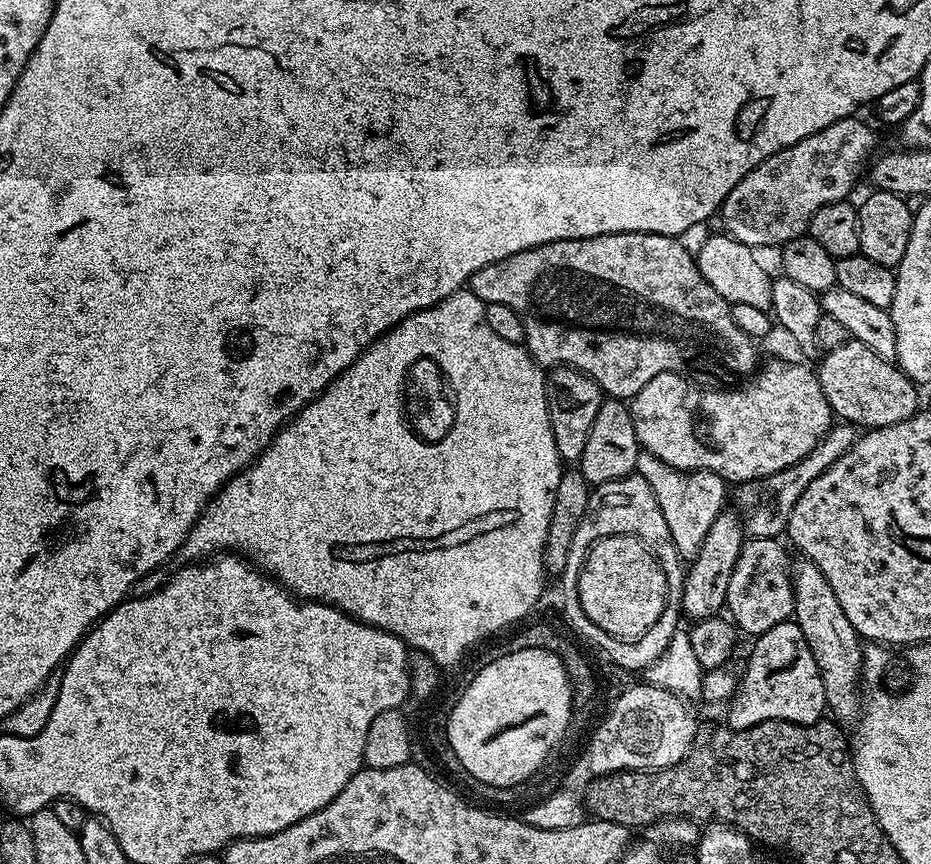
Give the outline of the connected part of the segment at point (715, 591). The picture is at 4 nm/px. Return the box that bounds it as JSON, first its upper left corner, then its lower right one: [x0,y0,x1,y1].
[680,511,746,621]

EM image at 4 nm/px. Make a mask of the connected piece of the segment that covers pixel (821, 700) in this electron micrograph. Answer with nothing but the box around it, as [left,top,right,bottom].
[727,619,826,730]

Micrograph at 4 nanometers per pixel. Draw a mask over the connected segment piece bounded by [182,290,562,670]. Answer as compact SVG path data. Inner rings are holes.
M461 290L450 294L442 302L438 302L434 307L426 310L418 310L412 316L407 316L401 324L391 328L384 333L379 340L376 340L367 348L357 360L349 366L337 380L332 381L332 385L327 390L321 392L316 399L312 400L296 417L288 421L279 432L276 433L272 443L256 461L244 469L238 476L231 476L212 497L212 501L206 505L204 511L194 522L190 534L184 540L182 549L183 555L188 555L187 559L192 562L200 562L205 558L217 555L218 550L227 550L229 553L247 558L255 563L256 567L263 570L267 575L275 578L283 584L293 596L301 601L319 600L322 604L332 604L336 608L343 610L348 616L356 620L361 620L364 624L369 624L375 628L386 630L394 634L399 640L403 640L409 649L417 650L419 653L428 656L435 661L441 669L446 670L451 664L456 664L464 656L467 648L475 646L479 640L487 638L491 632L496 632L499 628L504 628L507 624L512 624L515 620L520 620L536 603L540 600L540 591L544 588L544 543L546 542L546 530L550 526L550 510L554 506L554 490L558 490L560 473L562 471L562 461L558 454L558 446L554 446L554 430L550 430L550 410L546 402L546 372L536 363L534 357L528 353L524 344L506 342L499 334L494 334L490 330L490 325L486 323L486 306L470 290ZM404 352L416 352L413 356L408 356L404 360ZM451 392L456 395L456 403L452 402L447 395Z

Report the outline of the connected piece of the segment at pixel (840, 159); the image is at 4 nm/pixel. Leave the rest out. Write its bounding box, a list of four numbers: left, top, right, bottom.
[719,118,876,250]

